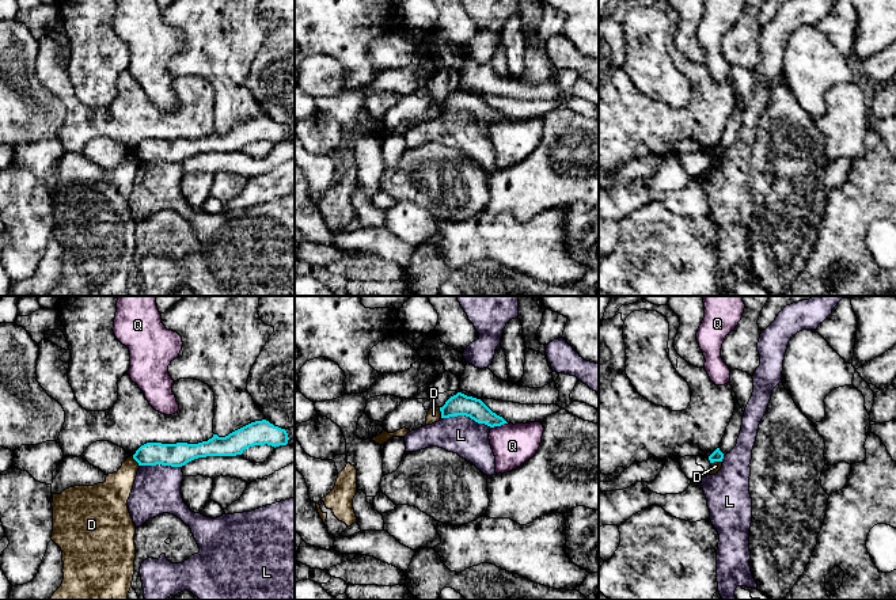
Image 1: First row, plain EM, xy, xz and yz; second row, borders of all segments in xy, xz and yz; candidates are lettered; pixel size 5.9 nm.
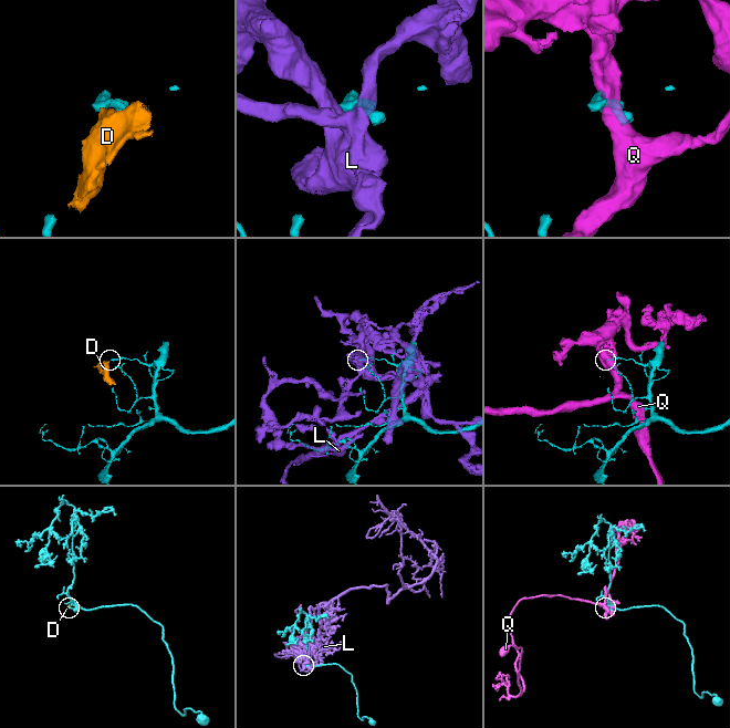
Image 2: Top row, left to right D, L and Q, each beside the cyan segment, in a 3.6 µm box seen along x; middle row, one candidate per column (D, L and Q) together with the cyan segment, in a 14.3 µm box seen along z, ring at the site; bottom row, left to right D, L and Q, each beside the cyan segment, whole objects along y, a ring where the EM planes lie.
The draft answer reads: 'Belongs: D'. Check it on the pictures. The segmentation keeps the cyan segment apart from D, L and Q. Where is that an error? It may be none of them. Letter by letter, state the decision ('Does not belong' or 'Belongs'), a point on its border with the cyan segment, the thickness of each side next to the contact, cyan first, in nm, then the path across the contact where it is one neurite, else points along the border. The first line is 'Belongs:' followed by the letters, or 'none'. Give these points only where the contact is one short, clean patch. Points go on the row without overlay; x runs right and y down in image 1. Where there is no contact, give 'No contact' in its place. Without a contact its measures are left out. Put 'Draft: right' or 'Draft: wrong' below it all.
Belongs: none
D: Does not belong. Touches cyan at xz (441, 109). Thickness 130 nm (cyan) against 80 nm. Boundary: xz (439, 103), (441, 113)
L: Does not belong. Touches cyan at xz (466, 111). Thickness 130 nm (cyan) against 220 nm
Q: Does not belong. Touches cyan at xz (498, 121). Thickness 130 nm (cyan) against 240 nm
Draft: wrong

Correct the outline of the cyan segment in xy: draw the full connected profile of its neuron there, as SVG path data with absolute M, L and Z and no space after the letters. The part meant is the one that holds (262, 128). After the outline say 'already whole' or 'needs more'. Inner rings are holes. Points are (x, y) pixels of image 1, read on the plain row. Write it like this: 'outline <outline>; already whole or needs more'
outline M266 115L251 118L225 133L213 130L208 137L198 140L176 138L147 138L141 141L133 155L138 162L171 162L182 163L186 159L206 152L236 152L254 141L280 143L288 140L285 125L274 122Z; already whole

